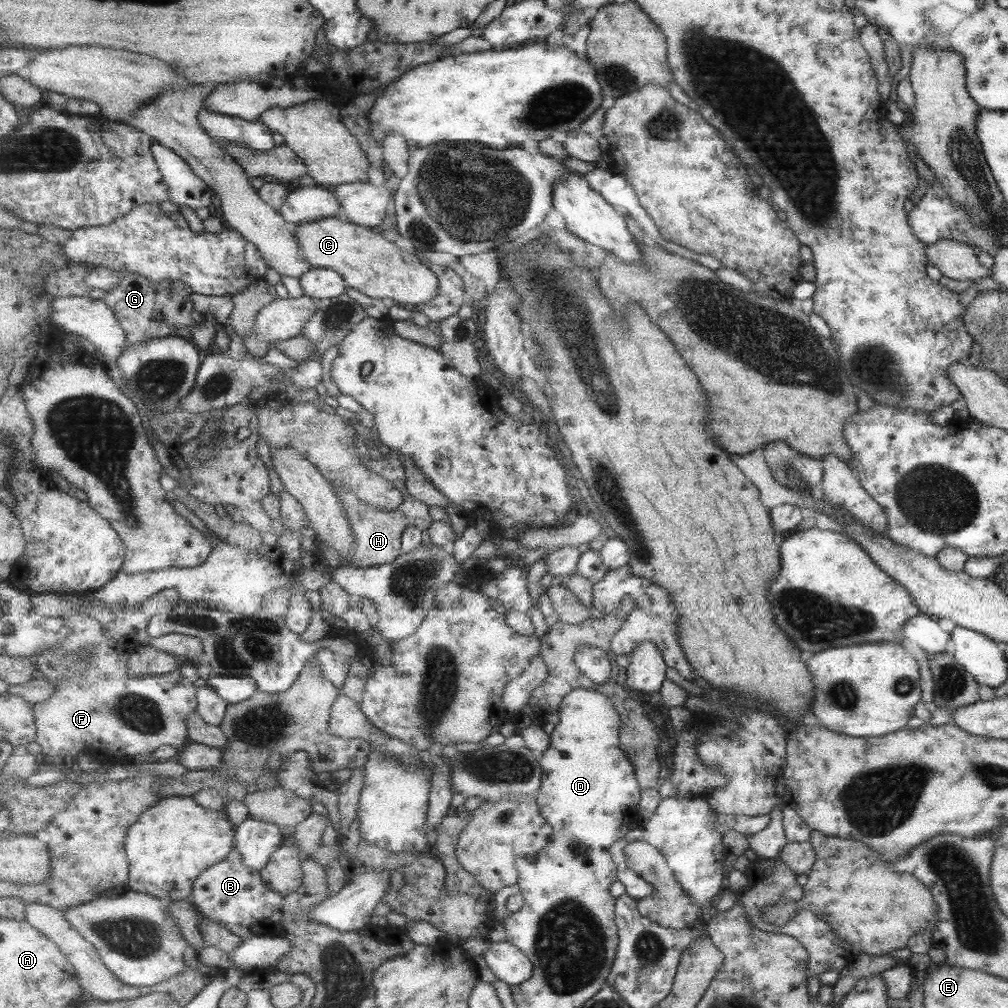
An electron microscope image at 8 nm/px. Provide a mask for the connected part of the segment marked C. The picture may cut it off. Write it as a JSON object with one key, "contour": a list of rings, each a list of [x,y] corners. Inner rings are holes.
{"contour":[[[343,217],[303,222],[293,228],[301,253],[311,267],[336,270],[348,288],[359,290],[370,298],[389,298],[403,306],[425,304],[439,294],[439,276],[417,258],[416,252],[403,252],[397,244],[387,242],[370,228],[351,224]]]}

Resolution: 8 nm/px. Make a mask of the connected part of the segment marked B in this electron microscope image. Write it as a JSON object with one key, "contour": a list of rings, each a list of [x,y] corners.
{"contour":[[[234,848],[233,852],[223,861],[218,862],[211,869],[204,870],[194,882],[191,900],[197,905],[197,910],[205,920],[213,921],[228,928],[241,937],[283,935],[284,900],[285,897],[276,890],[271,890],[262,881],[261,870],[253,870],[242,861],[242,854]]]}

